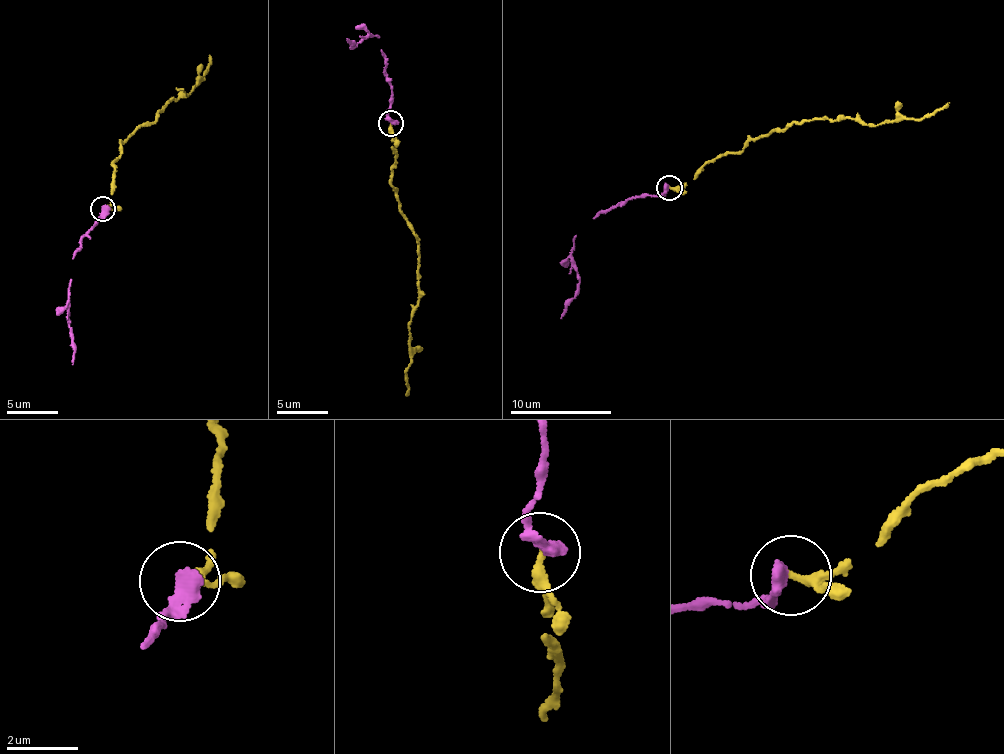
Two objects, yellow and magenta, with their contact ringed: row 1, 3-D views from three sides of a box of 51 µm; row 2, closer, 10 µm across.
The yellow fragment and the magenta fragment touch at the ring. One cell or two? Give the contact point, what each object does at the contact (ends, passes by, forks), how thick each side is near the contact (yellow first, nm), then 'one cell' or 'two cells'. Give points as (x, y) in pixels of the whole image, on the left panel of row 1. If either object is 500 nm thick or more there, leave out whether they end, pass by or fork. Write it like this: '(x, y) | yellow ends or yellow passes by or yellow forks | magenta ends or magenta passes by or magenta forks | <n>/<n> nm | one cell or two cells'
(103, 209) | yellow passes by | magenta ends | 200/440 nm | one cell

